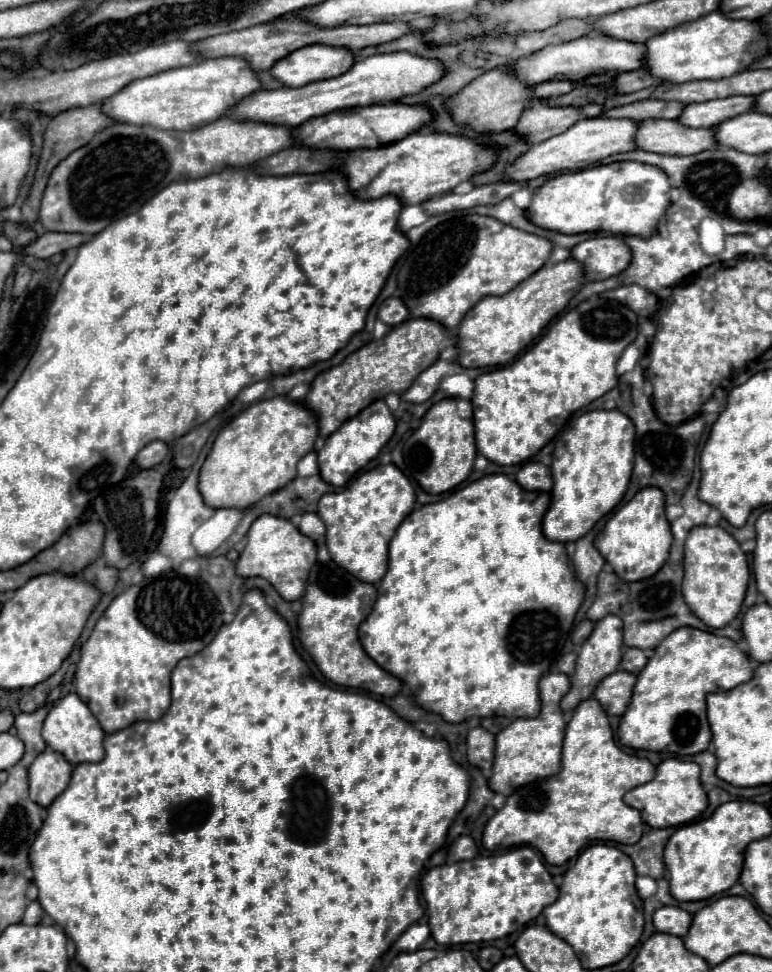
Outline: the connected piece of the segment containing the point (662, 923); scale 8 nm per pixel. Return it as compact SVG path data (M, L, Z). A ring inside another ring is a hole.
M660 907L654 913L654 929L668 935L684 937L688 933L690 923L692 923L692 917L680 907Z

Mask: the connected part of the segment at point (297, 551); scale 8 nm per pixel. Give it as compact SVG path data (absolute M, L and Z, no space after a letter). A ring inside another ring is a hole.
M260 515L248 535L246 547L240 553L236 563L236 575L240 577L264 577L272 583L272 587L286 599L294 601L304 595L308 571L316 561L316 545L310 537L302 535L288 519L276 515Z

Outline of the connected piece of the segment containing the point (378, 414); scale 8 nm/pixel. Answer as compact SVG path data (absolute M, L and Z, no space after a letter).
M382 399L374 401L370 407L360 411L360 417L342 423L342 427L334 431L326 439L324 447L318 451L318 467L322 479L334 487L344 487L360 469L364 469L380 453L380 449L394 435L394 429L396 429L396 421Z

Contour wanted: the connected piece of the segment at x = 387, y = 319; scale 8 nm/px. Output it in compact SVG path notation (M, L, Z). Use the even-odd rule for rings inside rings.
M398 297L386 299L386 301L380 305L380 311L378 311L378 319L384 321L386 325L390 325L390 327L406 321L408 315L410 315L410 313L408 313L408 307L406 307L406 305L402 303L402 299L398 299Z

